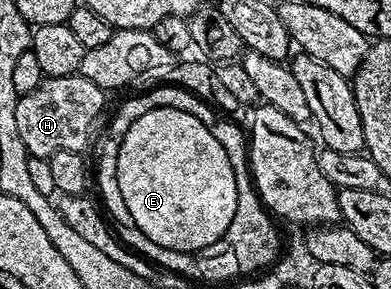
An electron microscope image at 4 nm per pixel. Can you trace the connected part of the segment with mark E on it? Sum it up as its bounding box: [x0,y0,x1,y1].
[117,107,237,251]

